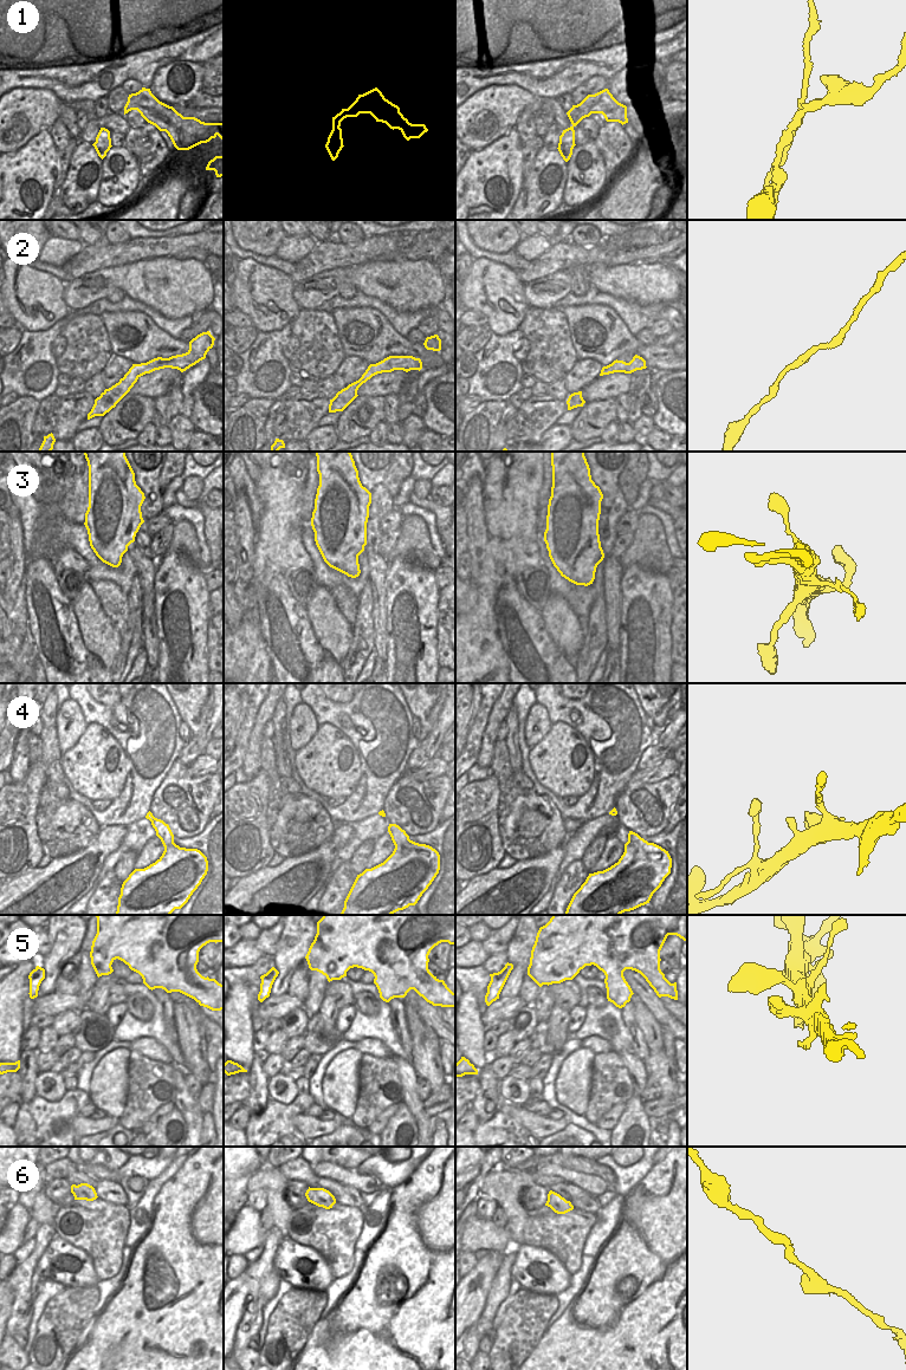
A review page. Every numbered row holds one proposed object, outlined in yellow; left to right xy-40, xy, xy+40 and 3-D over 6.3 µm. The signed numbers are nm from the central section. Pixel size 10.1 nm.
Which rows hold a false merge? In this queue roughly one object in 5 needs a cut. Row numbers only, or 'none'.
1

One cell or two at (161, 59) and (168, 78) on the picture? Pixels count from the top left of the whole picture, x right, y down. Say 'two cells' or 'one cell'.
two cells

